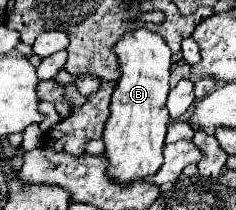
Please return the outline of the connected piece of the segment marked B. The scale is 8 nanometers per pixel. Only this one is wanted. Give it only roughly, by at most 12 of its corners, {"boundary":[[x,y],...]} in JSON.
{"boundary":[[145,28],[117,42],[103,142],[109,176],[157,172],[171,50]]}

